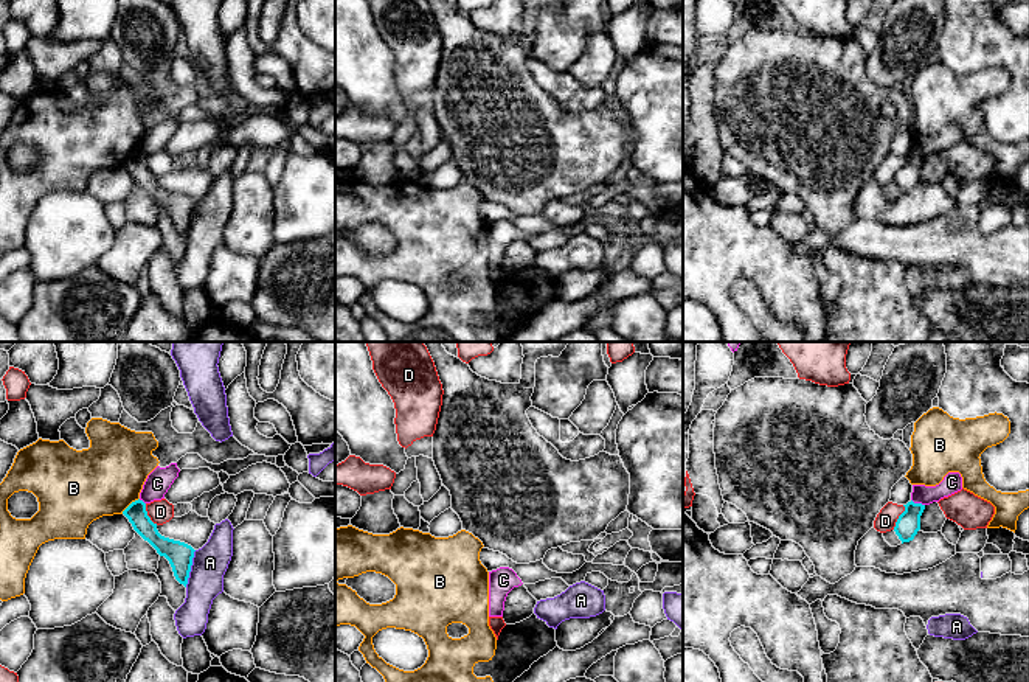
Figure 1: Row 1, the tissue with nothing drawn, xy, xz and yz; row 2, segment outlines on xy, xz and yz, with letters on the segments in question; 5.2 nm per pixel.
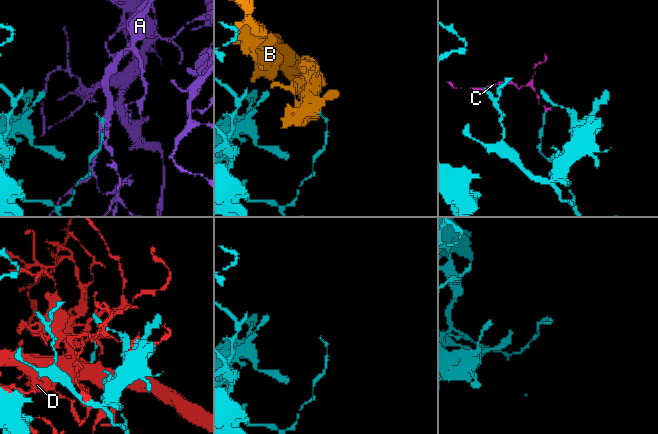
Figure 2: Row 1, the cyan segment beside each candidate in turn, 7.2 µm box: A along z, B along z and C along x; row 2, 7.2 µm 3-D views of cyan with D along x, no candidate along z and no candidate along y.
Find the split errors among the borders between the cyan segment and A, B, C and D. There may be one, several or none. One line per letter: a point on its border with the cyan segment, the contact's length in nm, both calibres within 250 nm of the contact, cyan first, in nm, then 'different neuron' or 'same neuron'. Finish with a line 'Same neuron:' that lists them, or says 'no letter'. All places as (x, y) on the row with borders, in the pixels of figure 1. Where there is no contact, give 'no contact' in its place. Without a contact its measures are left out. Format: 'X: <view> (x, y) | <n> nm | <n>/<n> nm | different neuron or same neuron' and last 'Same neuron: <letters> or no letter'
A: xy (190, 569) | 200 nm | 130/190 nm | different neuron
B: xy (129, 505) | 130 nm | 110/360 nm | different neuron
C: yz (918, 504) | 80 nm | 120/100 nm | different neuron
D: yz (899, 518) | 140 nm | 120/110 nm | different neuron
Same neuron: no letter

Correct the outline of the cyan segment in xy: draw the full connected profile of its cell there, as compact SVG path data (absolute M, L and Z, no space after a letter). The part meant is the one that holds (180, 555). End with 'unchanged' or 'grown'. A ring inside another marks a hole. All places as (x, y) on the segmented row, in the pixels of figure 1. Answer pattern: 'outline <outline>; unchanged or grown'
outline M140 499L132 502L123 514L129 519L133 530L147 541L160 556L169 561L175 579L186 587L196 550L185 542L161 536L157 524L147 516L146 503Z; unchanged

